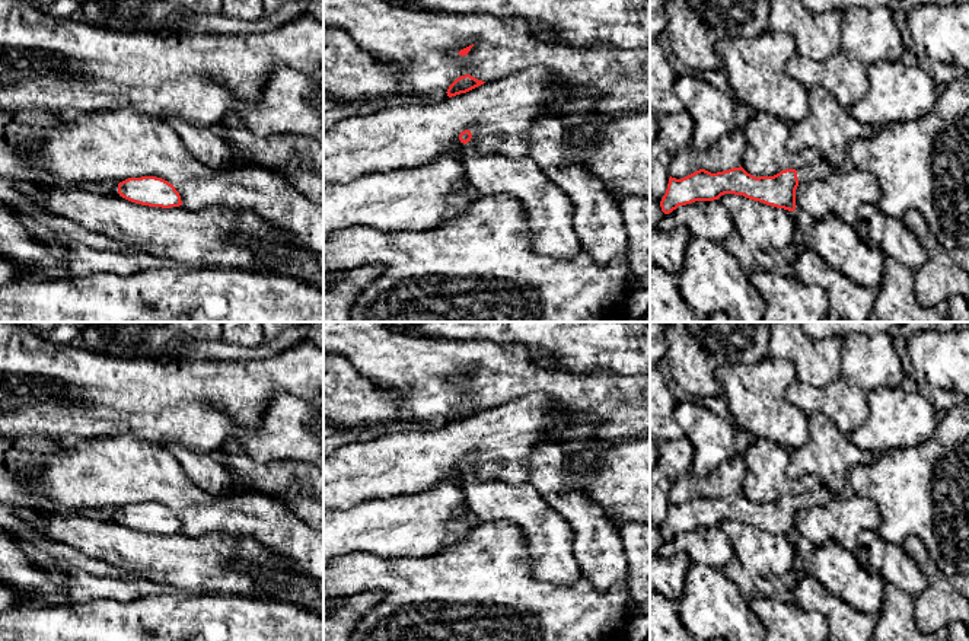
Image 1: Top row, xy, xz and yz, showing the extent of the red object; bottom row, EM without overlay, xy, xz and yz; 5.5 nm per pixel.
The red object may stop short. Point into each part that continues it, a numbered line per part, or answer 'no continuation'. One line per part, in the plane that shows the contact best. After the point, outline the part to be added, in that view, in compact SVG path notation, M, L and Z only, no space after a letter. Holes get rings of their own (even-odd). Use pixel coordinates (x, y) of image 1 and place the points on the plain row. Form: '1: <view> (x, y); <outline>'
1: yz (822, 496); M822 485L813 492L803 494L797 497L797 506L800 508L810 508L810 507L819 507L829 503L832 498L835 498L838 494Z

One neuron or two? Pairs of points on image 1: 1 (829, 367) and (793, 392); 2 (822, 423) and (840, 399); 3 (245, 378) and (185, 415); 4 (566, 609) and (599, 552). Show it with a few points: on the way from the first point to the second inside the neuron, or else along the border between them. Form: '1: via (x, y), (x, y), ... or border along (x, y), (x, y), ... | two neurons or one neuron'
1: border along (840, 376), (822, 386), (812, 386), (797, 379) | two neurons
2: border along (809, 414), (824, 413), (848, 436) | two neurons
3: via (228, 395), (193, 398) | one neuron
4: border along (583, 574), (601, 590), (609, 590), (618, 584) | two neurons

